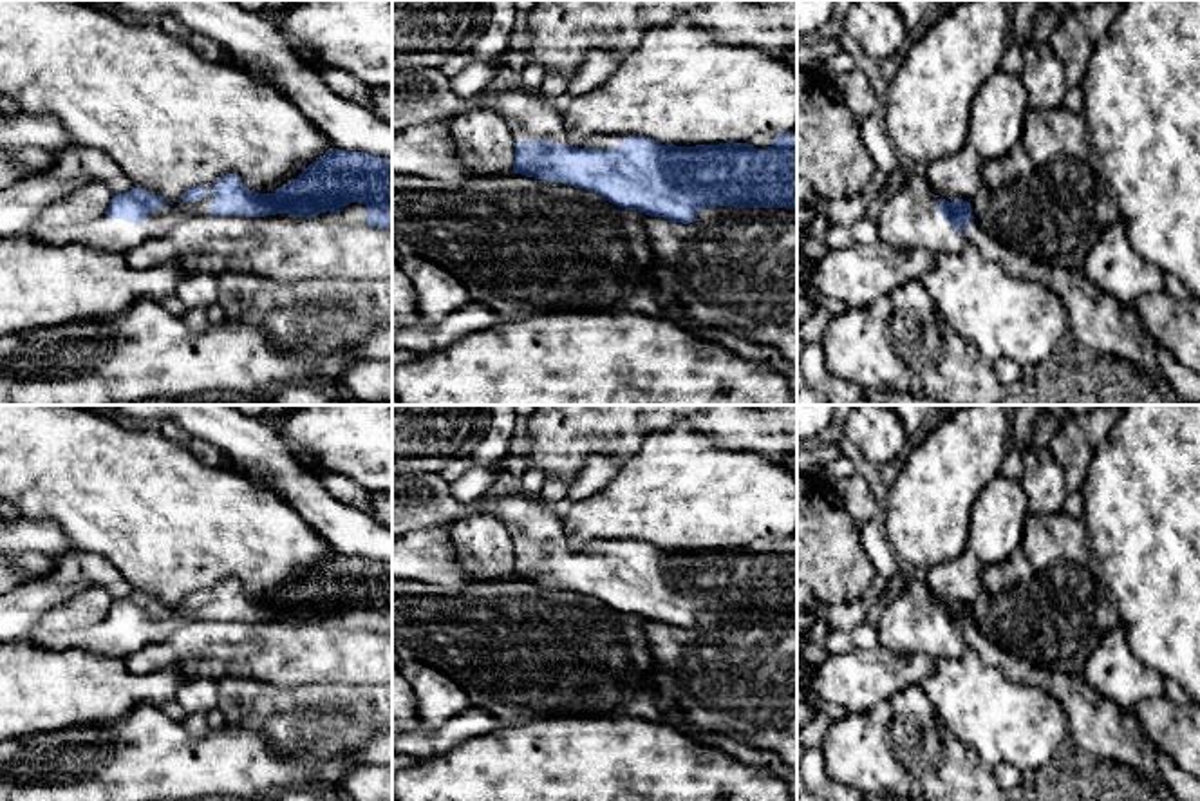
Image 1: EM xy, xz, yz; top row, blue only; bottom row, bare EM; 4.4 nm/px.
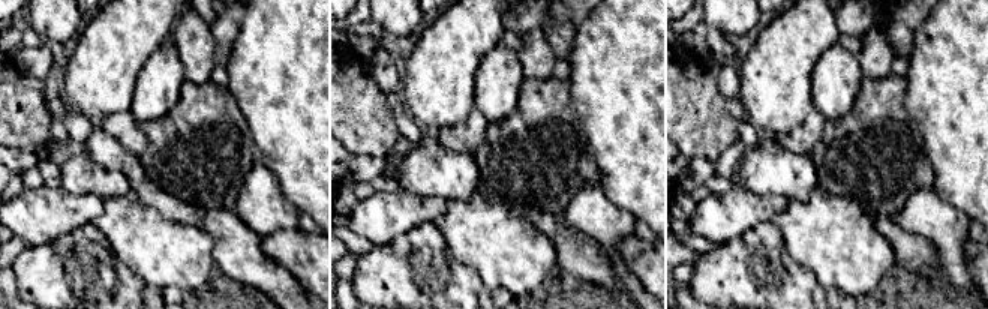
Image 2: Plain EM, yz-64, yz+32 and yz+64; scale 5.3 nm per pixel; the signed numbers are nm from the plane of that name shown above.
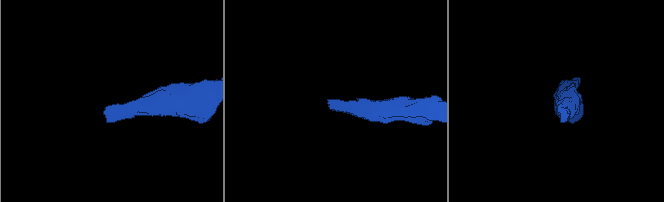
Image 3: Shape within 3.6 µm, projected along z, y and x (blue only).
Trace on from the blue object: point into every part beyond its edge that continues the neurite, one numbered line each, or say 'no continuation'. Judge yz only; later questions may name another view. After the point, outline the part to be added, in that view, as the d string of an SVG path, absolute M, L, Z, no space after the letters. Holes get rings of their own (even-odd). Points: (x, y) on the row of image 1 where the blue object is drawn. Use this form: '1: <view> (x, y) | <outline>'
1: yz (909, 219) | M922 170L889 193L877 217L877 230L878 239L896 250L927 250L938 255L956 253L967 244L967 237L938 213L938 195Z

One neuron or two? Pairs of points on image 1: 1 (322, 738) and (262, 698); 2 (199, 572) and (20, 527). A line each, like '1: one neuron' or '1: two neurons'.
1: one neuron
2: two neurons

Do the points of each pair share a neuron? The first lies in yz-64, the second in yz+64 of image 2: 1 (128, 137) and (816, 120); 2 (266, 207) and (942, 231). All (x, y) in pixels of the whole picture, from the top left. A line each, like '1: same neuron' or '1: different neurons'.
1: same neuron
2: same neuron

